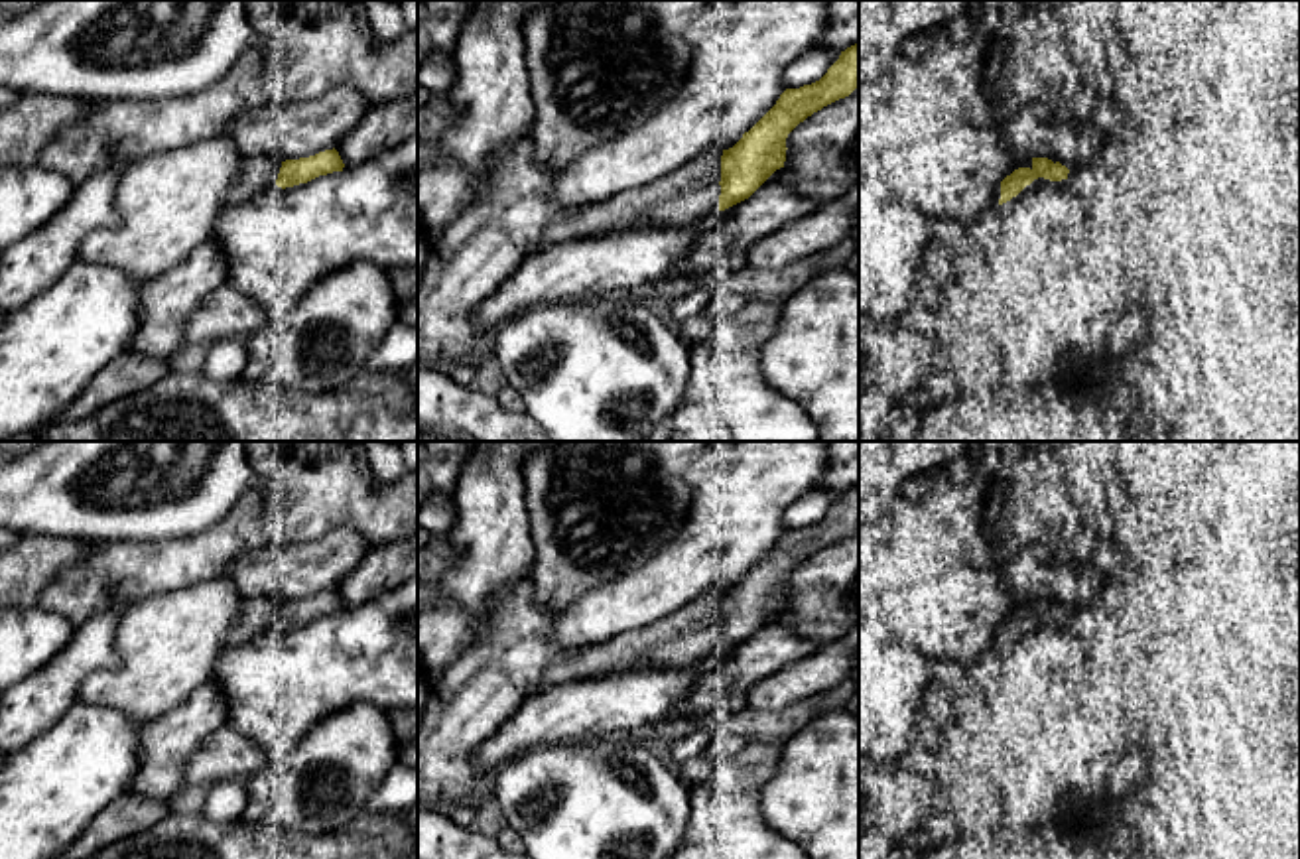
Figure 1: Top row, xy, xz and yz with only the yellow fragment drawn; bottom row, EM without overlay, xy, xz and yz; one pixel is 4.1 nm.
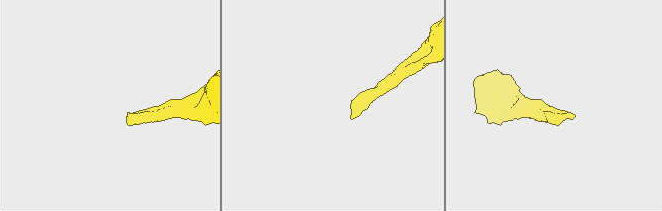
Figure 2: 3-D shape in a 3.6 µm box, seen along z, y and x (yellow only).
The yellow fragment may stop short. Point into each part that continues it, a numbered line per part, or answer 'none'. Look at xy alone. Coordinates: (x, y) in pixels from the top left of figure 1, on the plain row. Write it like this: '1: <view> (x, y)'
1: xy (259, 613)

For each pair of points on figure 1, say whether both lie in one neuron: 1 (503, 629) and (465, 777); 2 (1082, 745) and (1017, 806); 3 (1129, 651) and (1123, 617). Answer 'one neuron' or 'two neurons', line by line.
1: one neuron
2: one neuron
3: two neurons

